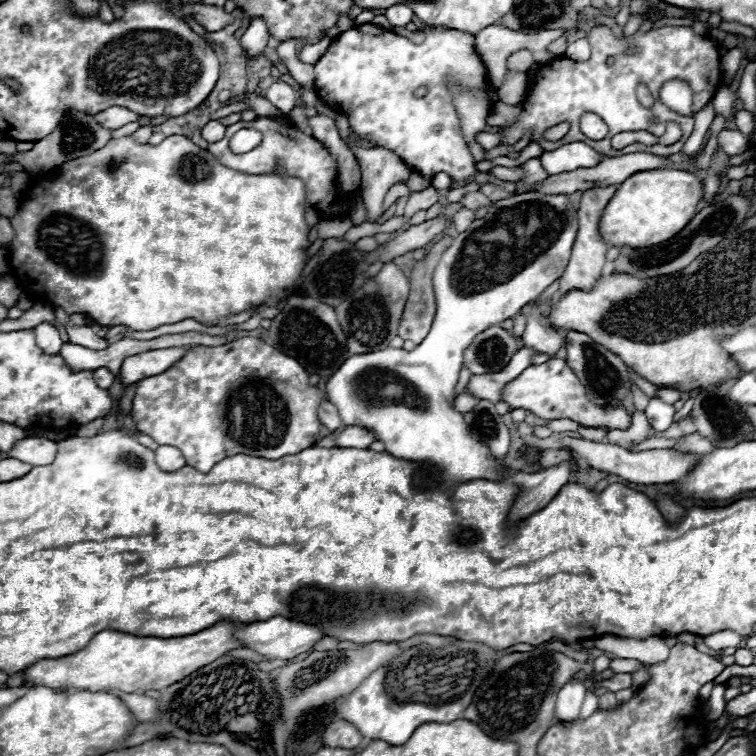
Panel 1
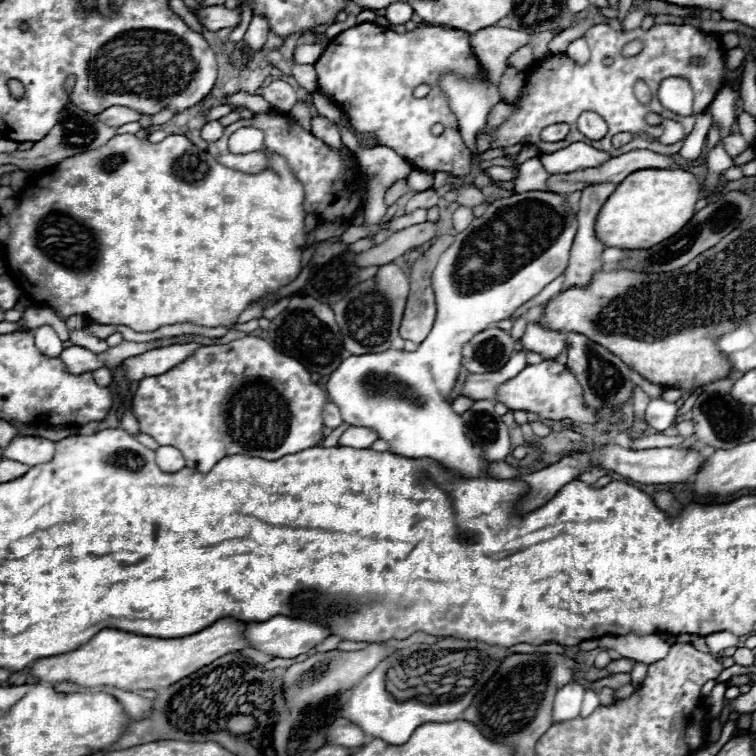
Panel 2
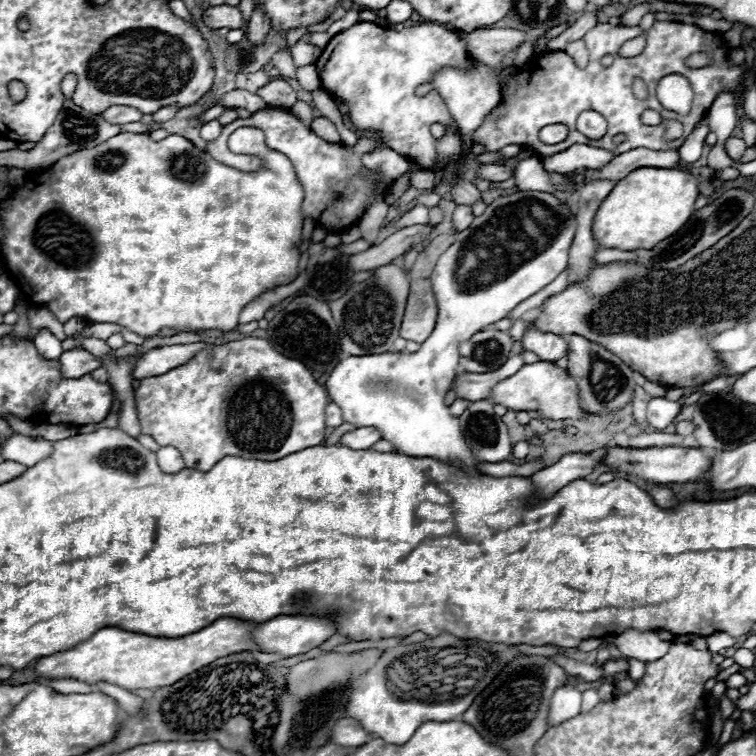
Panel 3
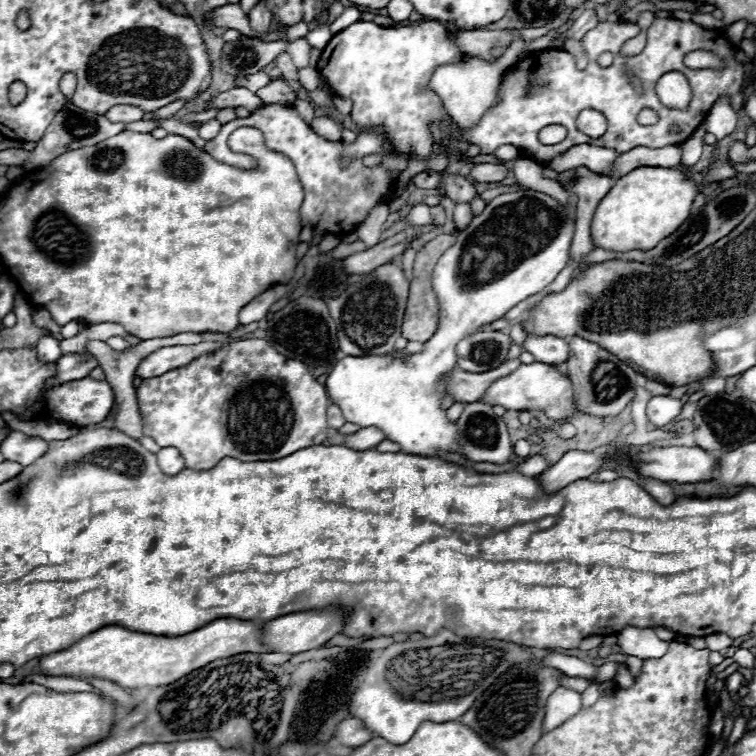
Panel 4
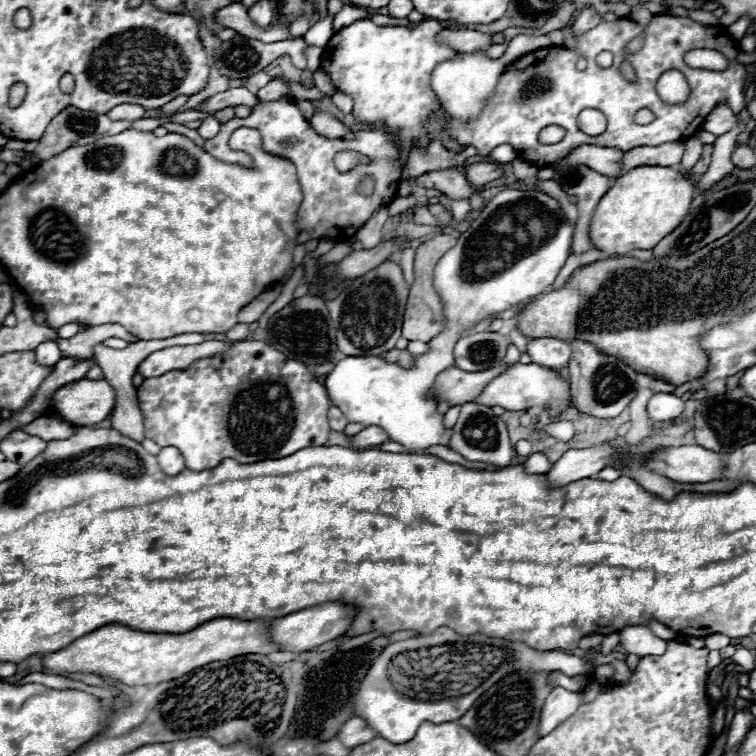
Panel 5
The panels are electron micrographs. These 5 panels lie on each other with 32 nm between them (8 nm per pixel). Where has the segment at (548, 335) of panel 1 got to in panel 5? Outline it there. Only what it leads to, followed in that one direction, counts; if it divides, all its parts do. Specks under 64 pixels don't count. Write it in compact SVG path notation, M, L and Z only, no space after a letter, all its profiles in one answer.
M530 338L526 352L532 356L532 362L548 366L552 370L560 370L568 364L570 358L568 342L558 338Z

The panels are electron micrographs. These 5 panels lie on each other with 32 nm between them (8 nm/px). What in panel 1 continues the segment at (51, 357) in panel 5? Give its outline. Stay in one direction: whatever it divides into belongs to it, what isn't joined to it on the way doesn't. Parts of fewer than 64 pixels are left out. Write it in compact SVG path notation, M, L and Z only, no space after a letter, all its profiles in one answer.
M42 322L34 330L36 330L36 342L44 352L48 352L48 354L58 354L60 352L62 340L58 336L58 330L52 324Z

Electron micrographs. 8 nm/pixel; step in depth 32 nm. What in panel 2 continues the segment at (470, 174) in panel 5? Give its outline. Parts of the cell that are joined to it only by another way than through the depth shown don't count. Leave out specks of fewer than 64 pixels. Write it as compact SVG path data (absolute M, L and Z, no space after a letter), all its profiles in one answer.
M492 166L484 170L492 180L516 180L518 178L518 168L504 168L504 166Z

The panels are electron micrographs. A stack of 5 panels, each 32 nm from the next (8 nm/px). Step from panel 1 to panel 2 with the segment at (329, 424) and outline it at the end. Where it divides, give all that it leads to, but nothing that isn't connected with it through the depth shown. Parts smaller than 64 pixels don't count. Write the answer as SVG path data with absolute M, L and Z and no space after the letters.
M326 402L326 404L324 404L324 408L322 408L322 422L324 422L324 426L330 428L330 430L334 430L334 428L338 428L338 426L342 424L340 412L338 412L338 408L336 408L332 402Z

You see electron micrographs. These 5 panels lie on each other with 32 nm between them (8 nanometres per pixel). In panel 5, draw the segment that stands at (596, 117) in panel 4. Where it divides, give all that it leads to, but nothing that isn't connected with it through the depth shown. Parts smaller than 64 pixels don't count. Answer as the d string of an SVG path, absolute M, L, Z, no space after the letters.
M582 110L577 118L577 126L589 136L597 136L606 130L607 119L598 110Z

